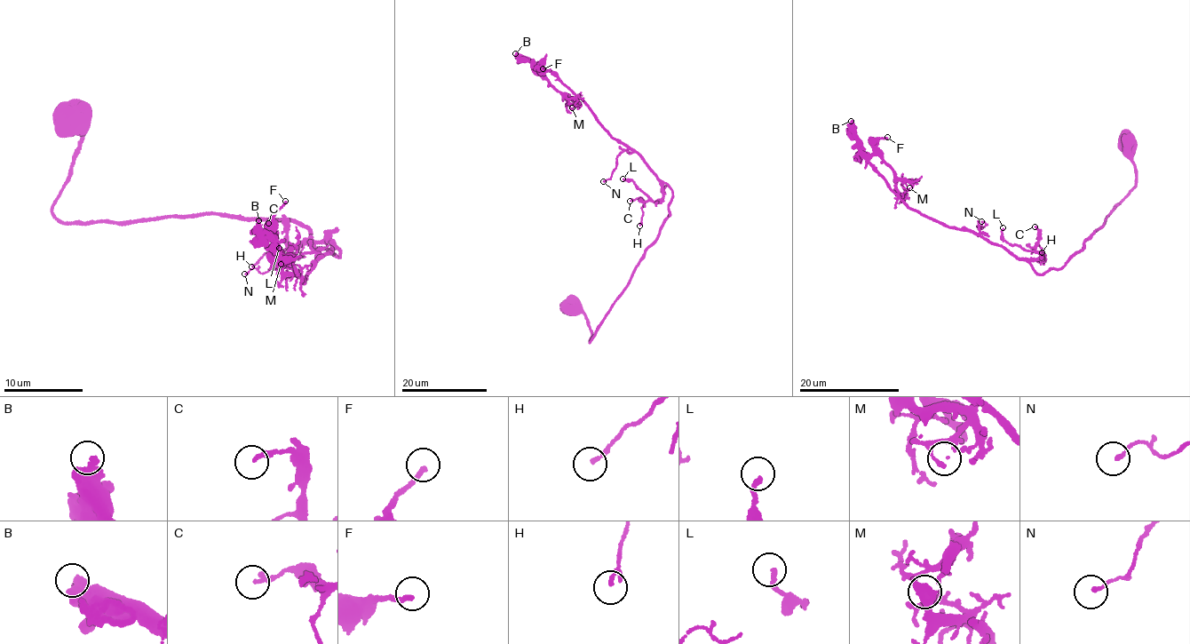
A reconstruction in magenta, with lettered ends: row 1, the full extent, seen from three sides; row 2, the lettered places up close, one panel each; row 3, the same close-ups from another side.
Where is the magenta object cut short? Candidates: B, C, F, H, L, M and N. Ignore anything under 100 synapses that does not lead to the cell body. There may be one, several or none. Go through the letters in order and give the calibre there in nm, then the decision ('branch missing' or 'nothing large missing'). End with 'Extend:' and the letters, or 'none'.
B: 280 nm | branch missing
C: 200 nm | nothing large missing
F: 200 nm | nothing large missing
H: 170 nm | nothing large missing
L: 200 nm | nothing large missing
M: 70 nm | nothing large missing
N: 150 nm | nothing large missing
Extend: B

